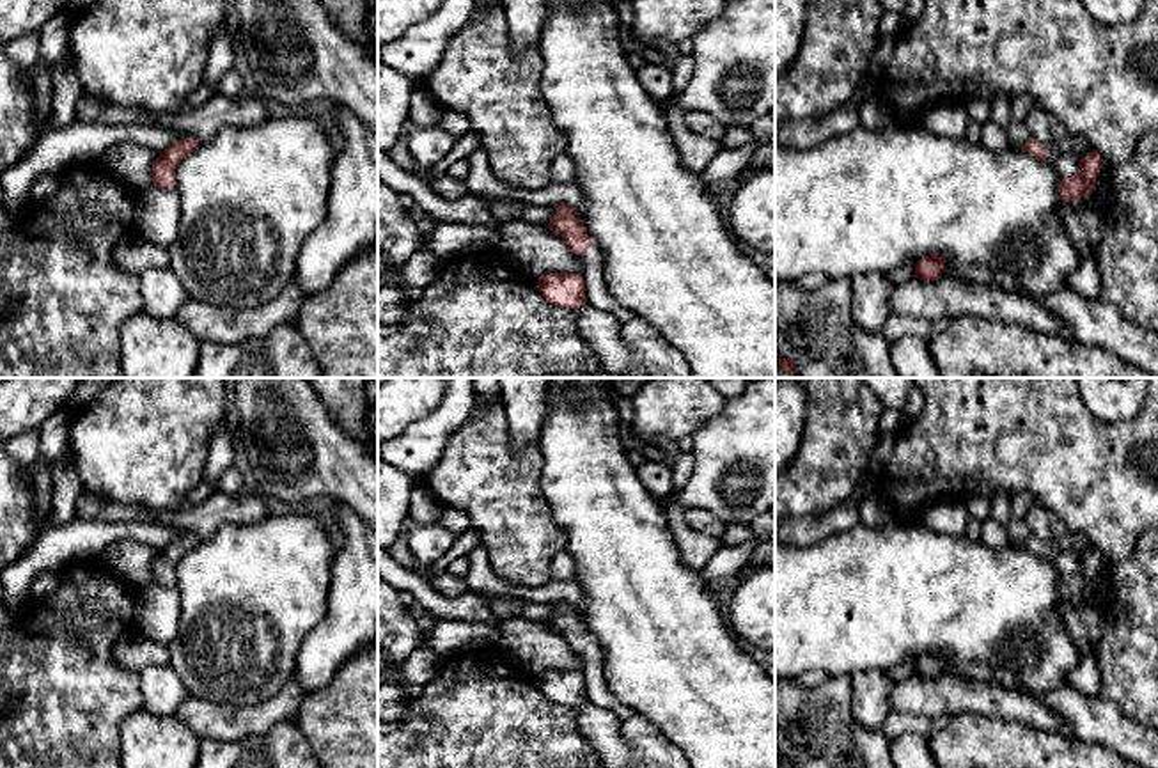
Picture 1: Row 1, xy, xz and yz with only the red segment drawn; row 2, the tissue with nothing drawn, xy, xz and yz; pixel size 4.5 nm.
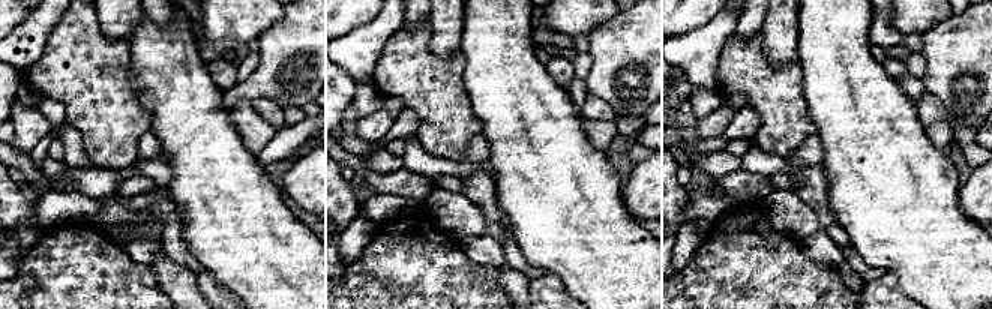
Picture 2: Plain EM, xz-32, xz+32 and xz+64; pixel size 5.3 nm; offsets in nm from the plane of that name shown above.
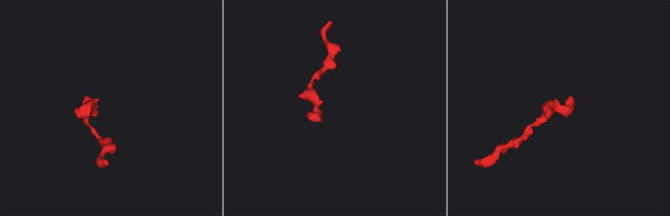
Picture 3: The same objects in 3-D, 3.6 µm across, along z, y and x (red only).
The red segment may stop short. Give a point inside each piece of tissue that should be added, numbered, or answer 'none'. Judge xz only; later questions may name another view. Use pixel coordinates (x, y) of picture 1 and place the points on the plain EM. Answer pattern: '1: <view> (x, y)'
1: xz (598, 692)

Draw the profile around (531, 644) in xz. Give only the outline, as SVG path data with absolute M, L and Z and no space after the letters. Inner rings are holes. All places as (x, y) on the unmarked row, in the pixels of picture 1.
M523 615L498 623L498 651L528 674L546 670L582 670L582 658L571 651L562 635L548 624L528 621Z

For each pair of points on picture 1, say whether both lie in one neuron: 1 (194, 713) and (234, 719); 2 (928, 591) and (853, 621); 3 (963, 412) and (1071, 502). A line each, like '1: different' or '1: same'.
1: same
2: same
3: same

